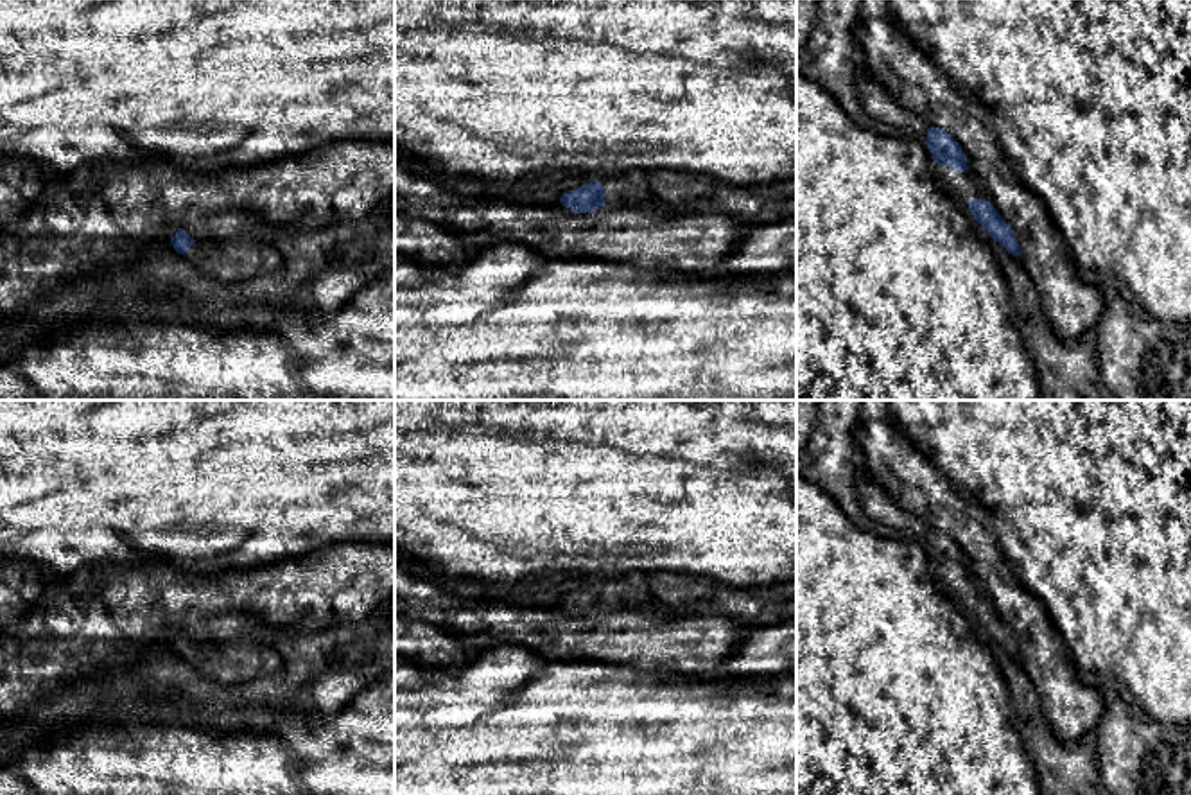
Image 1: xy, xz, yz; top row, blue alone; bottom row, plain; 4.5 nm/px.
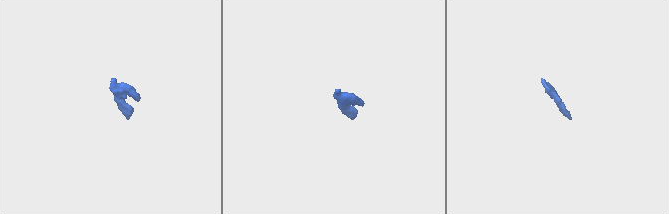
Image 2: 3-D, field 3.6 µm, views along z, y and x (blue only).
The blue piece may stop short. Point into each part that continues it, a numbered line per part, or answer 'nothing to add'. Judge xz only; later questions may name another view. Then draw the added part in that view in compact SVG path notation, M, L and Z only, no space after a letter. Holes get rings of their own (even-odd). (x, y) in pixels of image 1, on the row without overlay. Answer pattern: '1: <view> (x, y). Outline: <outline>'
1: xz (614, 598). Outline: M644 587L637 596L621 590L604 592L604 607L617 608L622 605L635 605L639 603L642 608L653 608L656 599L649 594L648 587Z

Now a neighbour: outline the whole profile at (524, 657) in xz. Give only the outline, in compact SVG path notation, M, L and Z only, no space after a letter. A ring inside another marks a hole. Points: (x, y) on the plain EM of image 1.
M493 646L452 675L395 655L395 795L796 795L796 668L778 677L714 678L597 660L547 660L522 646Z

